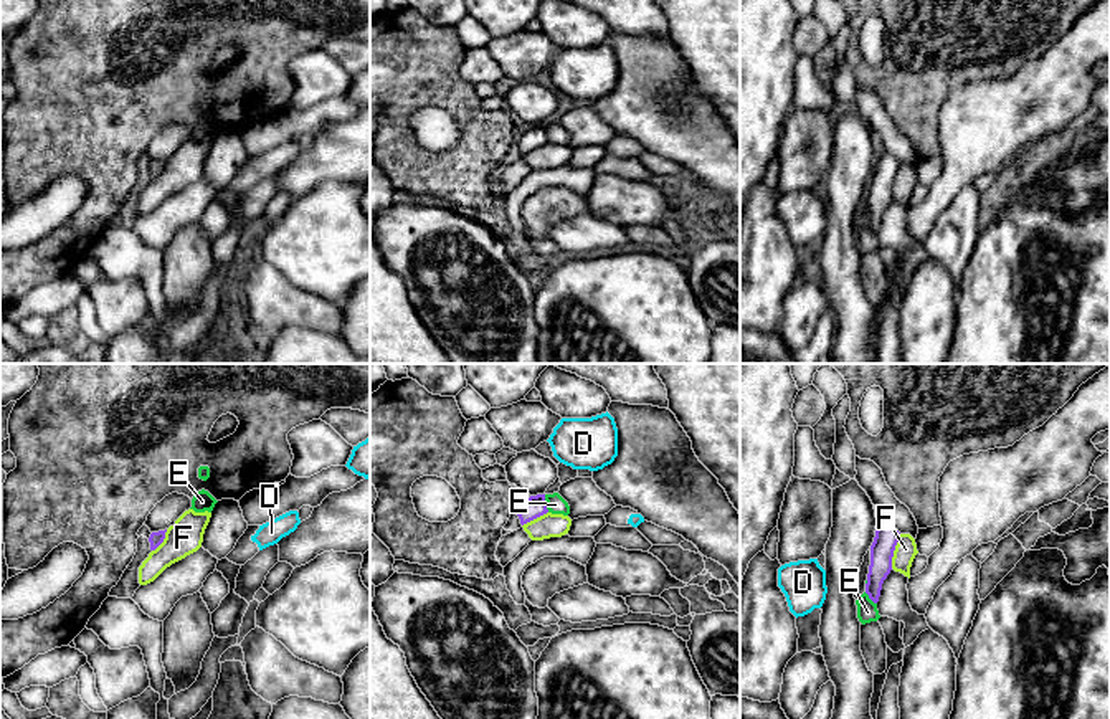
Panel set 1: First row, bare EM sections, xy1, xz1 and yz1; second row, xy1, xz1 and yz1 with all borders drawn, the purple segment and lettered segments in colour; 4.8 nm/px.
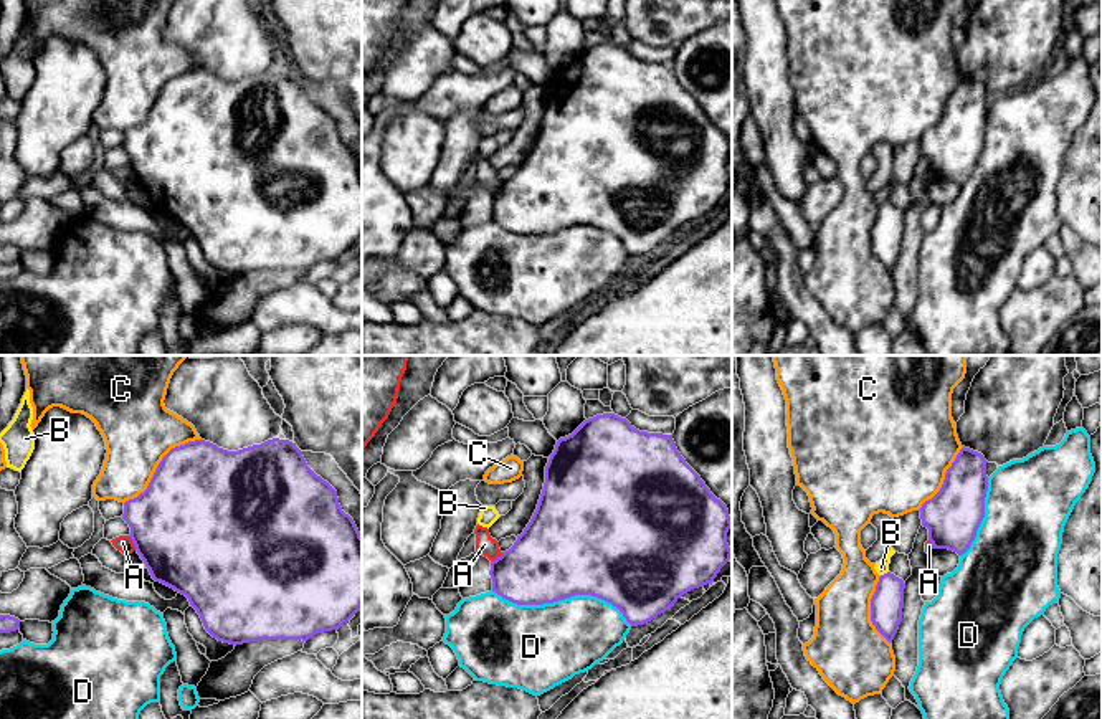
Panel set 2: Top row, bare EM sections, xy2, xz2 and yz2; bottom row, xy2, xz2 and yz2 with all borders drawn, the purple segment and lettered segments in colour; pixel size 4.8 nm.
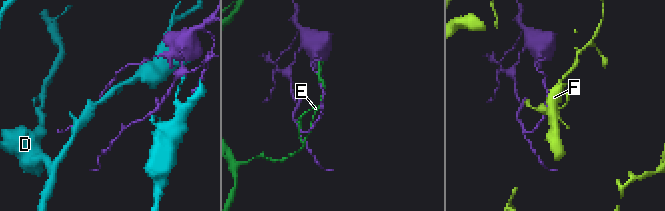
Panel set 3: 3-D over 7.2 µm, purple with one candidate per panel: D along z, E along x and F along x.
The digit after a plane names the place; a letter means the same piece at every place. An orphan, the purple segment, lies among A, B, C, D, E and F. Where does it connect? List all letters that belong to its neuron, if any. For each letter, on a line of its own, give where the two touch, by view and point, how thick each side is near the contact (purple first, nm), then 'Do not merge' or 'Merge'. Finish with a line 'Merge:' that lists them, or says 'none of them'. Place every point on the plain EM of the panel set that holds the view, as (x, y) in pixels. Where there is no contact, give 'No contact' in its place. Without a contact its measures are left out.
A: Touches purple at xy2 (132, 171). Thickness 500 nm (purple) against 80 nm. Do not merge
B: Touches purple at yz2 (884, 204). Thickness 160 nm (purple) against 70 nm. Do not merge
C: Touches purple at xy2 (159, 95). Thickness 500 nm (purple) against 340 nm. Do not merge
D: Touches purple at xz2 (562, 228). Thickness 460 nm (purple) against 400 nm. Merge
E: Touches purple at xz1 (545, 133). Thickness 110 nm (purple) against 90 nm. Do not merge
F: Touches purple at yz1 (894, 179). Thickness 120 nm (purple) against 110 nm. Do not merge
Merge: D

